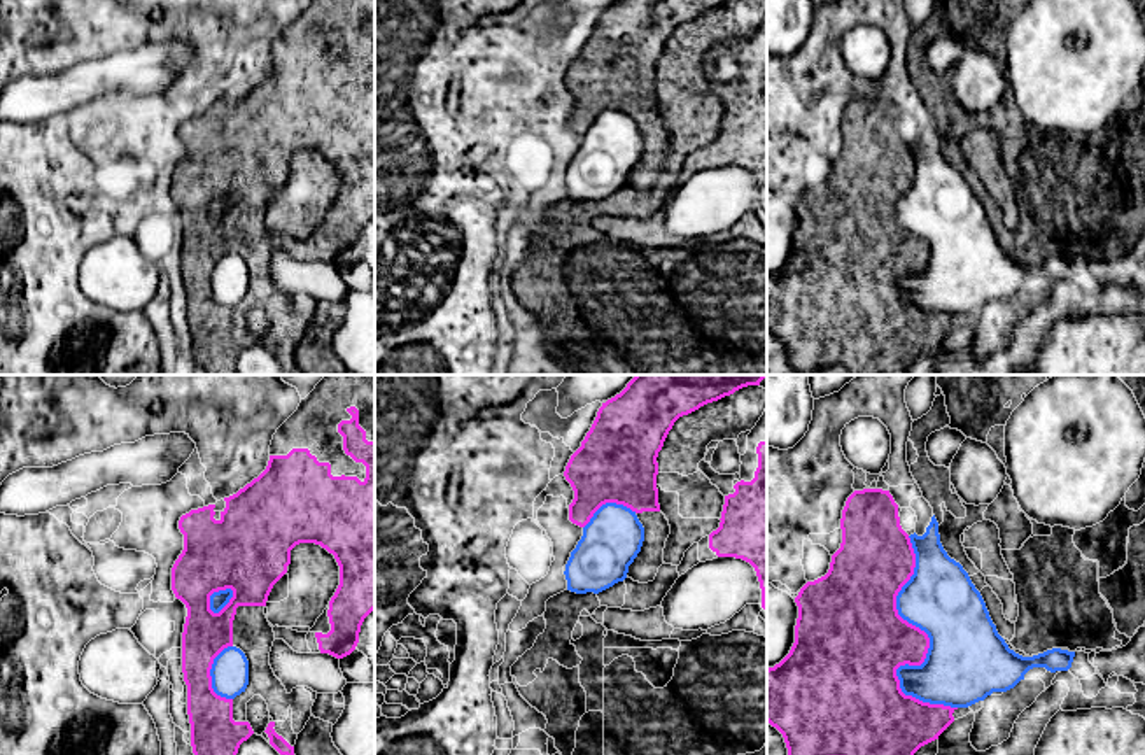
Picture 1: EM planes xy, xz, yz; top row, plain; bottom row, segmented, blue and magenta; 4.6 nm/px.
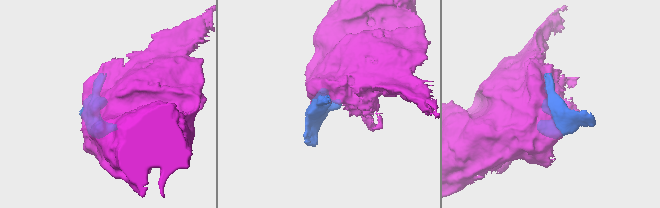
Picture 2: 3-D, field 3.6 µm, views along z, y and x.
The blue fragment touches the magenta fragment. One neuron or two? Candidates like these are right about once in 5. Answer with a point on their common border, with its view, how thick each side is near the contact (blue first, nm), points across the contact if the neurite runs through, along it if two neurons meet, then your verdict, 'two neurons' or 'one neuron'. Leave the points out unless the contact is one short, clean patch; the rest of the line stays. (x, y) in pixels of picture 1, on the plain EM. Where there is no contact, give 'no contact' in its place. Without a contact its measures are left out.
contact yz (930, 254); calibres 380 and 320 nm; two neurons

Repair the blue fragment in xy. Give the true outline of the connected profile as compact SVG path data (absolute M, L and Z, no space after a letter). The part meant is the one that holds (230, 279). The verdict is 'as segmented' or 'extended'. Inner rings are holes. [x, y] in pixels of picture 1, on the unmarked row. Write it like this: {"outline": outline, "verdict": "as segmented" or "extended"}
{"outline": "M236 254L224 256L210 277L212 296L217 303L235 307L249 293L249 268Z", "verdict": "as segmented"}

